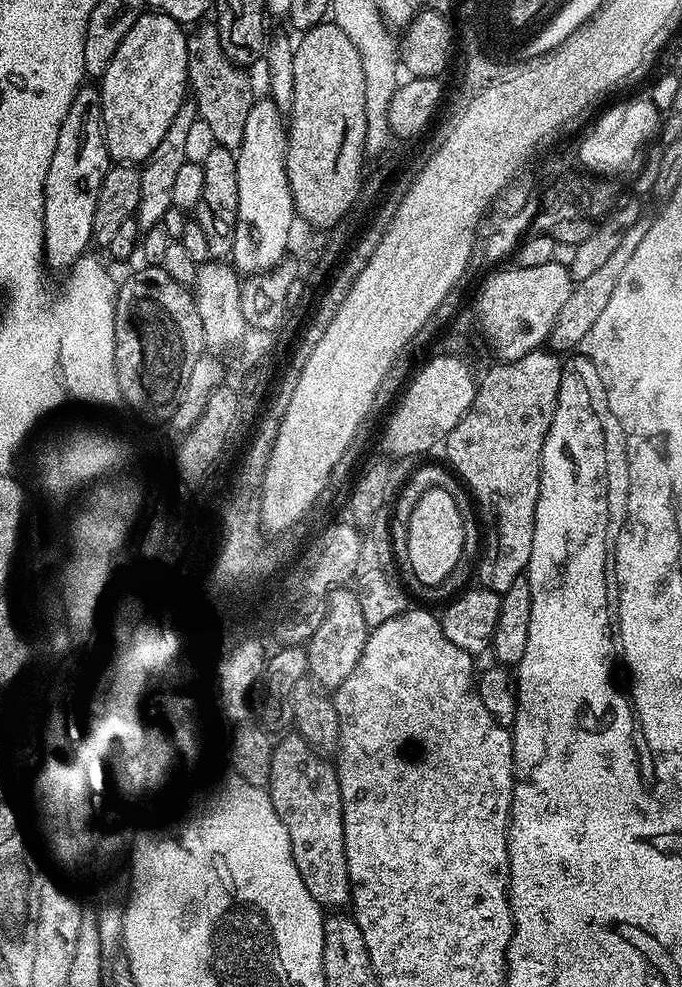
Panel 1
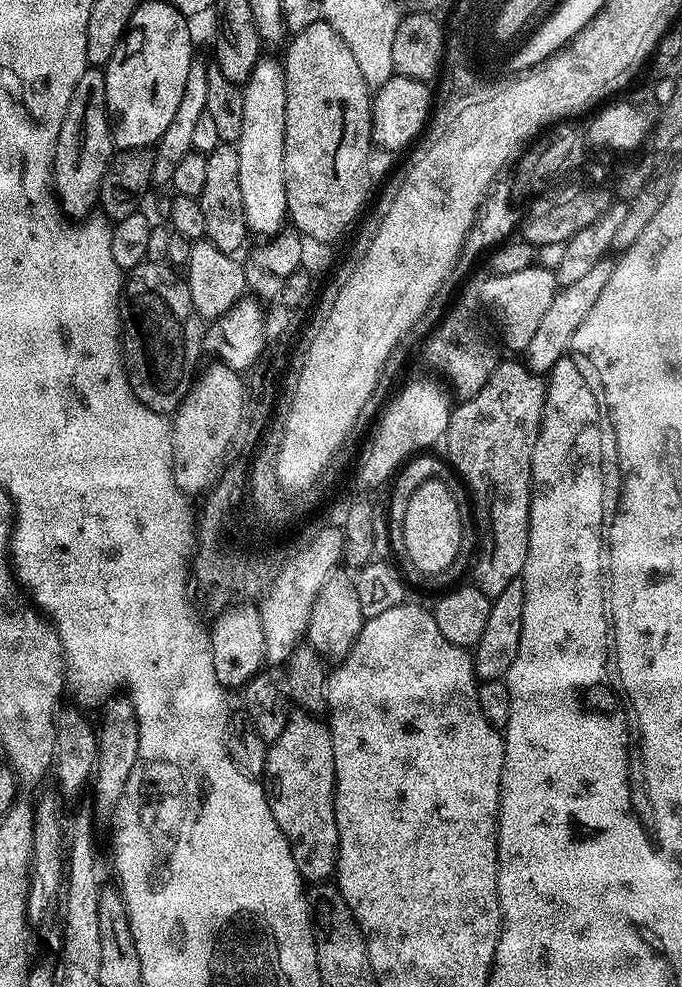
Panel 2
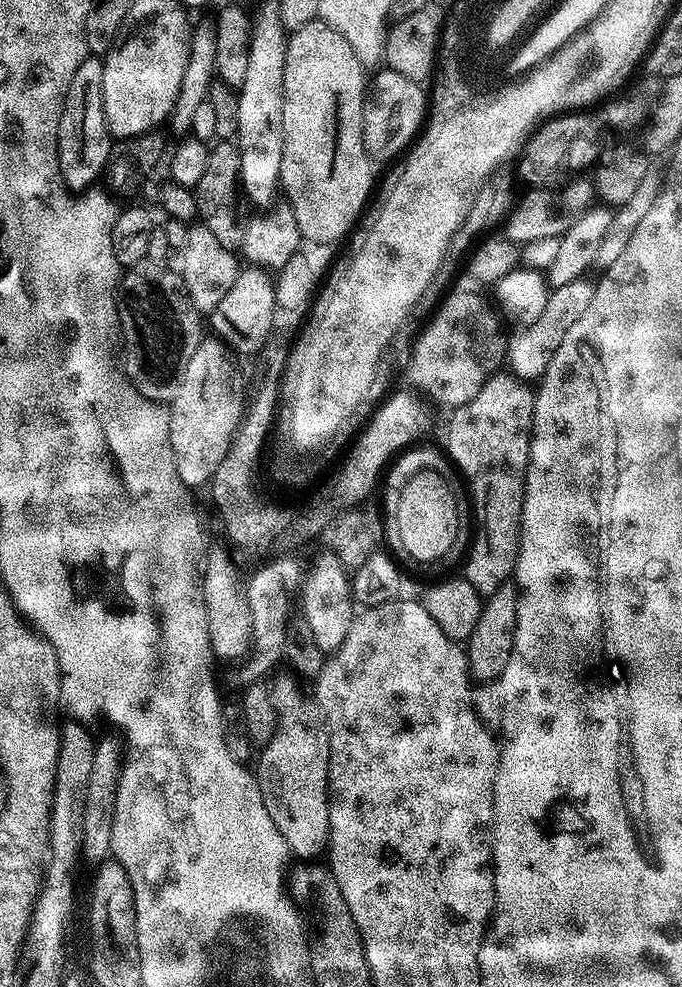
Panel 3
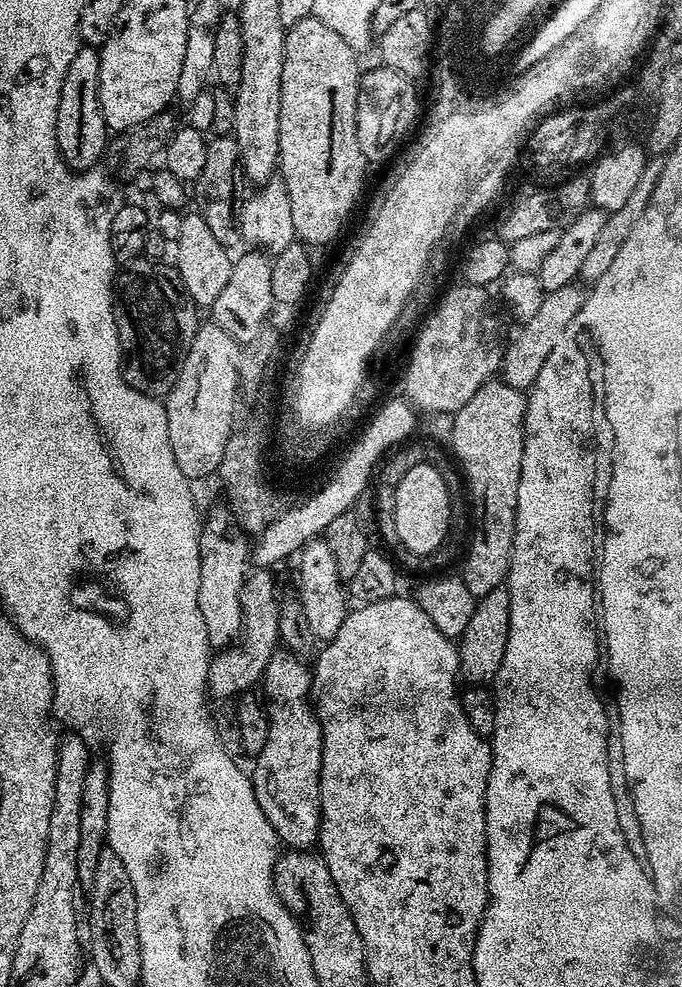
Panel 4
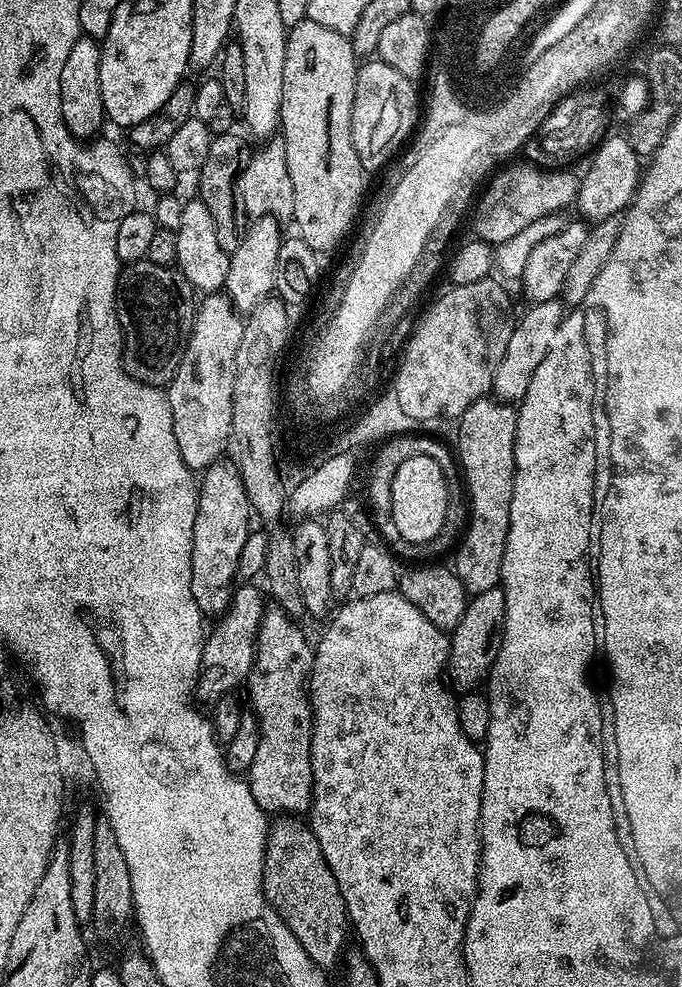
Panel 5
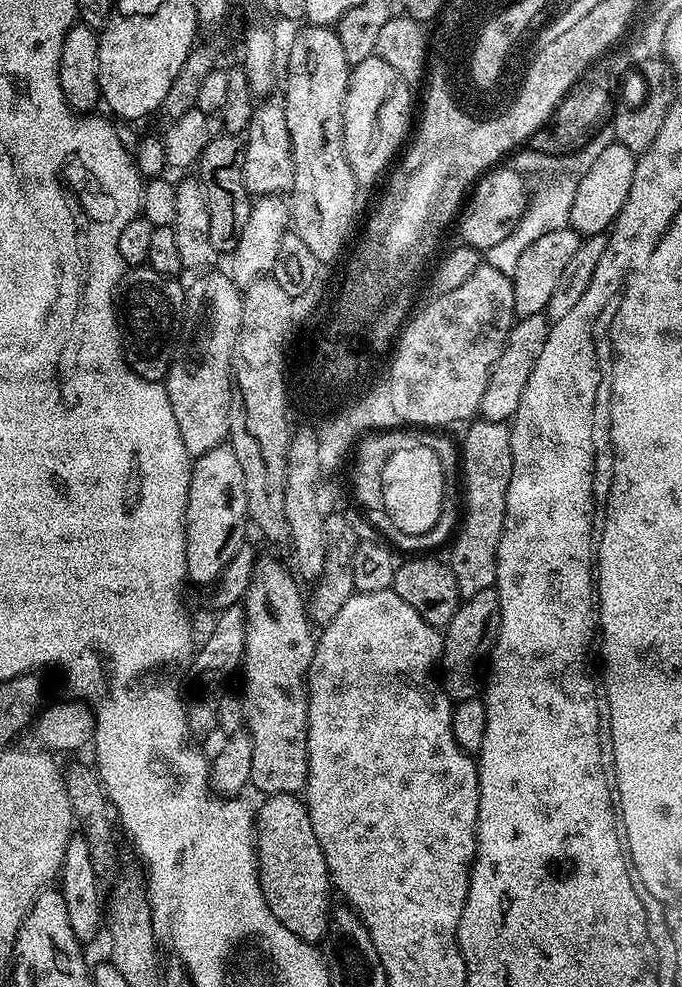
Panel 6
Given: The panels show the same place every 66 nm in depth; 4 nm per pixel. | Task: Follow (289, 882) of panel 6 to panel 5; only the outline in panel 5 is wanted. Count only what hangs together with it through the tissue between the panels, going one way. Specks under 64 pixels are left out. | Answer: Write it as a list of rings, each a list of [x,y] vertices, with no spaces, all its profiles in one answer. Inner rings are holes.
[[[280,818],[268,830],[268,845],[264,848],[264,896],[268,905],[286,922],[286,926],[302,942],[302,950],[310,954],[310,958],[319,968],[331,970],[341,963],[345,955],[344,943],[350,936],[348,911],[342,898],[342,890],[338,890],[338,882],[334,882],[334,874],[330,866],[326,866],[326,858],[314,838],[311,827],[303,824],[300,818]]]

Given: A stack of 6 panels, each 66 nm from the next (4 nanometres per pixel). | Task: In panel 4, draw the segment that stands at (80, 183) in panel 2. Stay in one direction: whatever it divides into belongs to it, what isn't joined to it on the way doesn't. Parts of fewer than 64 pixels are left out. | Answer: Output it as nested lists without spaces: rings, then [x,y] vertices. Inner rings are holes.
[[[81,46],[62,82],[62,94],[56,115],[56,141],[62,158],[73,170],[92,170],[105,155],[110,129],[100,105],[100,54],[95,48]]]

